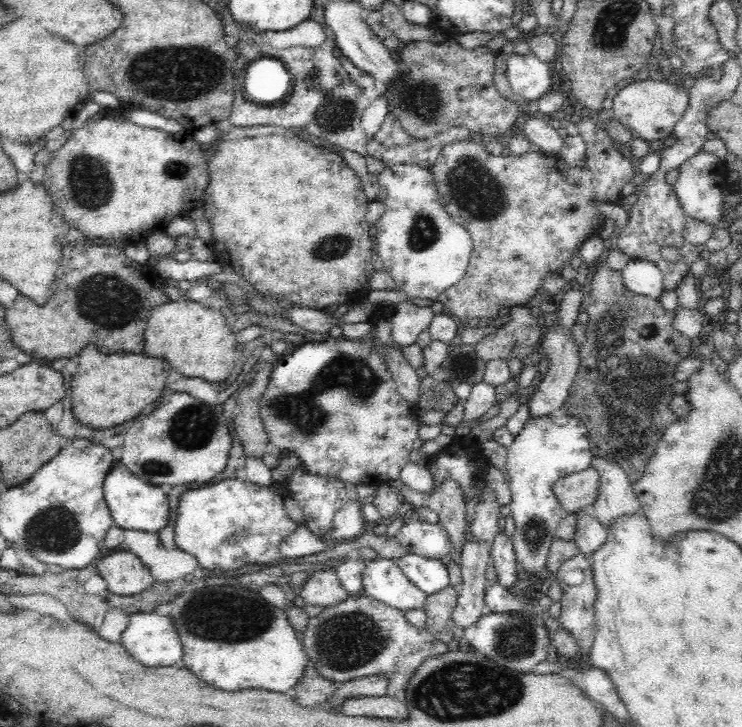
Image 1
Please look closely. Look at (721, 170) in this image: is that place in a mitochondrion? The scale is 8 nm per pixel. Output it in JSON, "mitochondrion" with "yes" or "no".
{"mitochondrion":"no"}

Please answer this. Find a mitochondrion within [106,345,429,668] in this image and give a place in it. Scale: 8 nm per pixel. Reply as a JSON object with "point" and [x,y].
{"point":[303,409]}

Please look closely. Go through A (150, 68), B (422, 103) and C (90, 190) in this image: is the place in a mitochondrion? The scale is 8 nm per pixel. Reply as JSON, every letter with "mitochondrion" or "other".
{"A":"mitochondrion","B":"mitochondrion","C":"mitochondrion"}

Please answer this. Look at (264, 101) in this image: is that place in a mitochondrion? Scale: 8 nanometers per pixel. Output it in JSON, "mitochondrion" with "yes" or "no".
{"mitochondrion":"no"}

